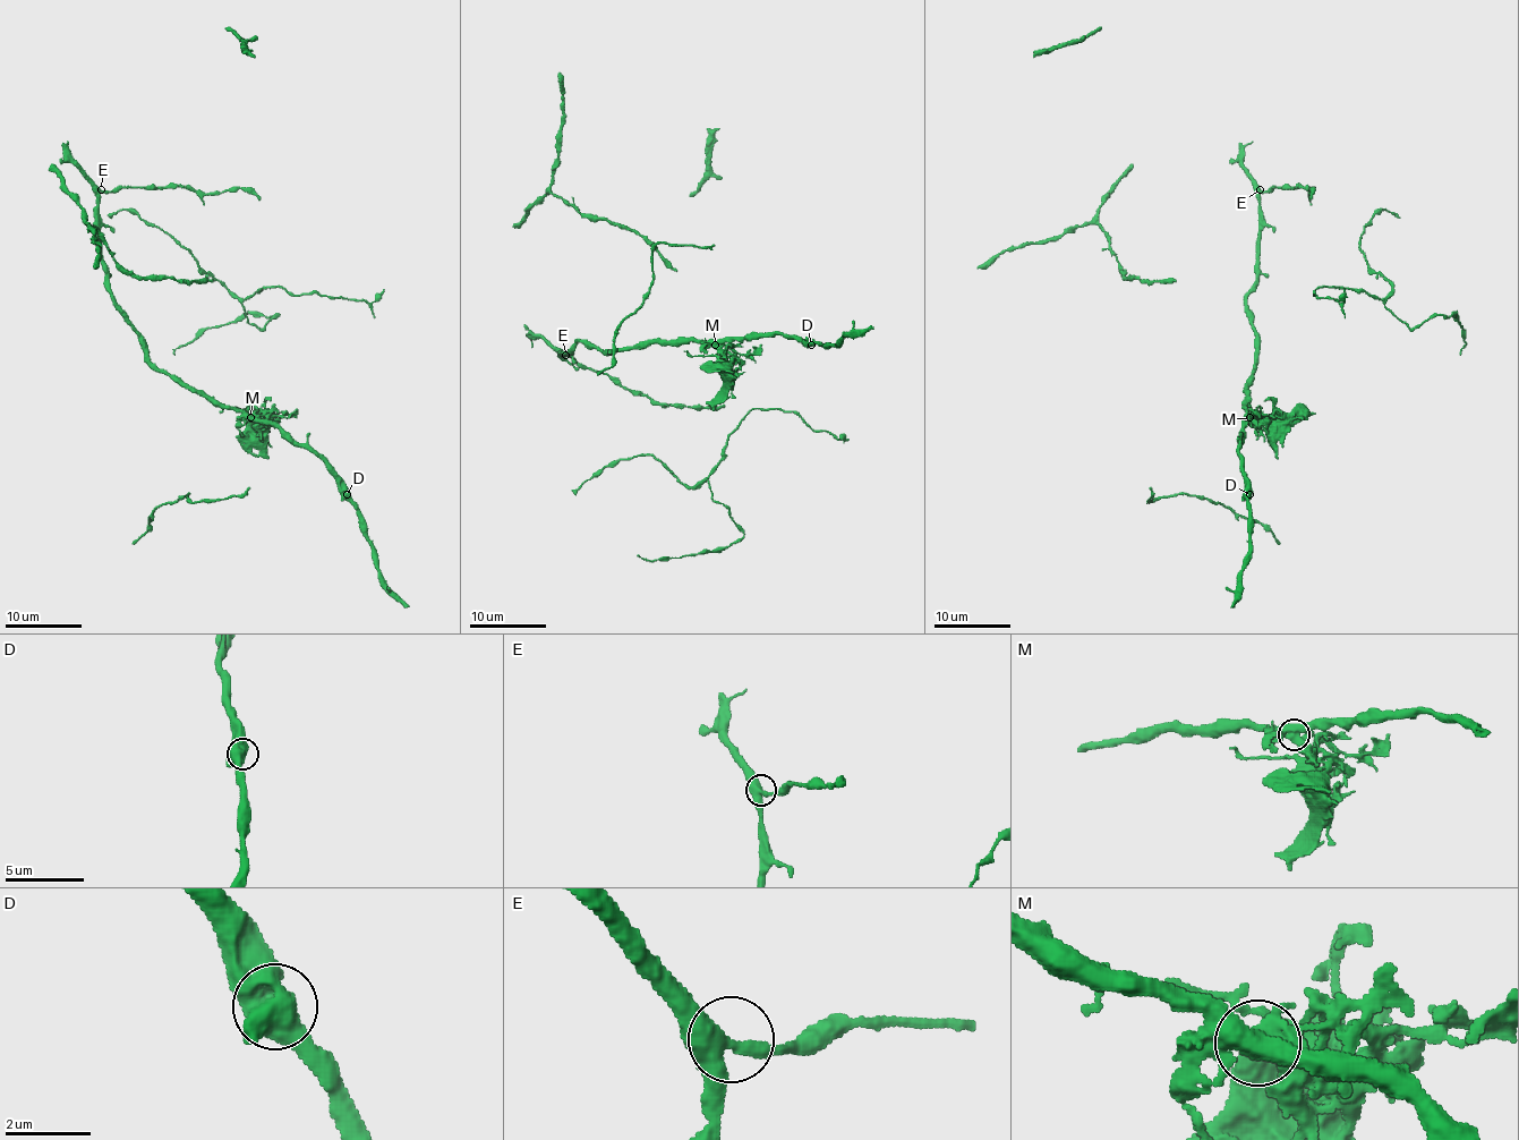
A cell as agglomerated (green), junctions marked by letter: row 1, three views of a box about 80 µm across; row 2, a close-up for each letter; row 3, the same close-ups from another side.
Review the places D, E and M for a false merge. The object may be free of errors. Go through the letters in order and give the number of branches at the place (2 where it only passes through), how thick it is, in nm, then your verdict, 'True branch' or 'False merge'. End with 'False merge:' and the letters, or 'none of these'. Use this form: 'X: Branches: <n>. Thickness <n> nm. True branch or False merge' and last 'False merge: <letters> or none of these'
D: Branches: 3. Thickness 550 nm. True branch
E: Branches: 3. Thickness 400 nm. True branch
M: Branches: 5. Thickness 550 nm. False merge
False merge: M

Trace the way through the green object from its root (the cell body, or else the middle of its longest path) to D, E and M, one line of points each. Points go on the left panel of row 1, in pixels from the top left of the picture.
D: (99, 230), (104, 289), (139, 337), (145, 355), (219, 402), (275, 424), (295, 441), (305, 443), (347, 494)
E: (99, 230), (97, 194), (101, 189)
M: (99, 230), (104, 289), (139, 337), (145, 355), (162, 371), (252, 418)

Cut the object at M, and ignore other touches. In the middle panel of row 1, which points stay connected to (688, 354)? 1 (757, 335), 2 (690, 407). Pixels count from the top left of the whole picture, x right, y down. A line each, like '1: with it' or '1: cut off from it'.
1: cut off from it
2: cut off from it

